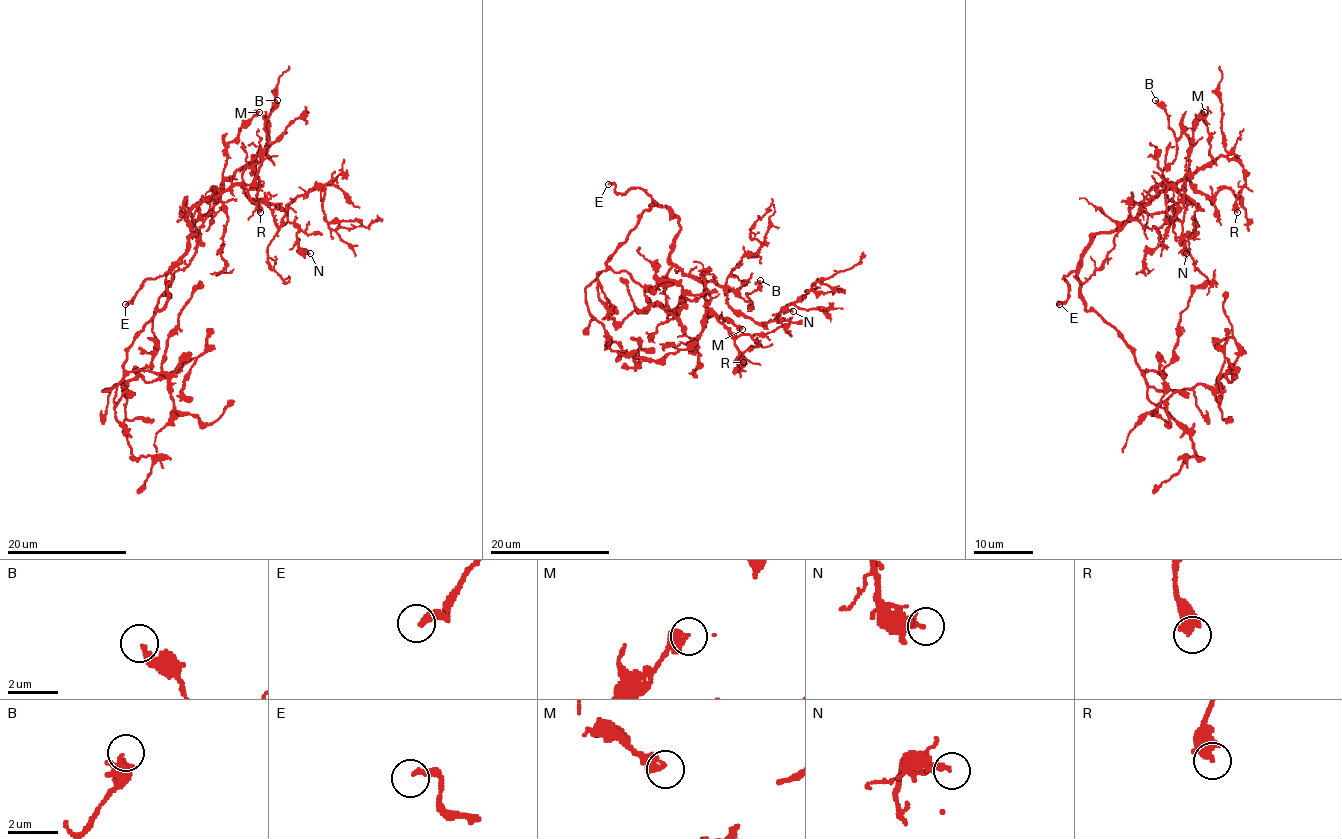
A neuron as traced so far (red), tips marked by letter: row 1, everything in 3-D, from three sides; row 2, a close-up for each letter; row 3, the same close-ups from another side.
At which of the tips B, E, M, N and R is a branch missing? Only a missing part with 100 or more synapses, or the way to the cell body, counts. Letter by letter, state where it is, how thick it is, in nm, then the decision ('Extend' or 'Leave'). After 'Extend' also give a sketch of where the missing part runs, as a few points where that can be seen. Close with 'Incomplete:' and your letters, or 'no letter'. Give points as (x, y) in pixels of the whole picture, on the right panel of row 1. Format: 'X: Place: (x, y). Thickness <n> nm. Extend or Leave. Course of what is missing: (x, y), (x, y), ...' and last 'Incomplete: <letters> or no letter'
B: Place: (1155, 100). Thickness 280 nm. Leave
E: Place: (1059, 304). Thickness 240 nm. Extend. Course of what is missing: (1059, 304), (1073, 315), (1079, 331), (1106, 349), (1134, 420), (1131, 423)
M: Place: (1204, 112). Thickness 360 nm. Leave
N: Place: (1186, 253). Thickness 150 nm. Leave
R: Place: (1237, 212). Thickness 480 nm. Leave
Incomplete: E

